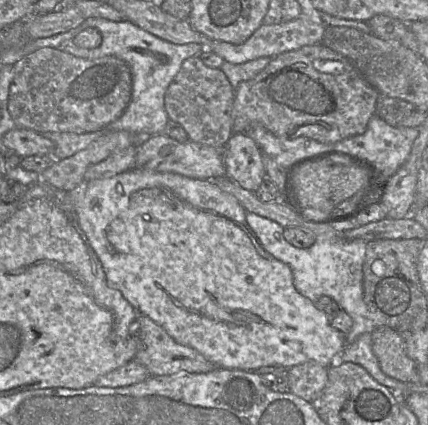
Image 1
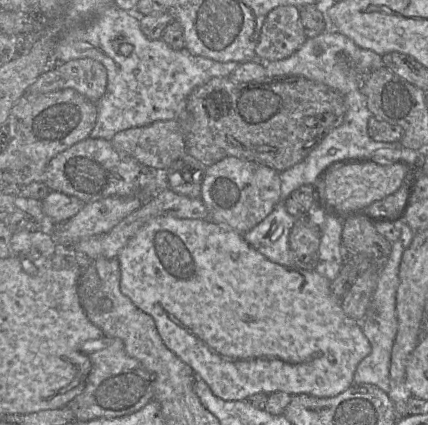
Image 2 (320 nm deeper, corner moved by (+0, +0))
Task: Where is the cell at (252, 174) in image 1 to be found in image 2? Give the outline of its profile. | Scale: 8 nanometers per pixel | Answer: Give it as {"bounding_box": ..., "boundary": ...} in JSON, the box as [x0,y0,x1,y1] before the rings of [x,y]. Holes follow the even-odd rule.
{"bounding_box":[201,156,281,235],"boundary":[[[229,156],[206,168],[201,199],[209,211],[209,219],[242,235],[264,220],[281,201],[280,173],[257,162]]]}

